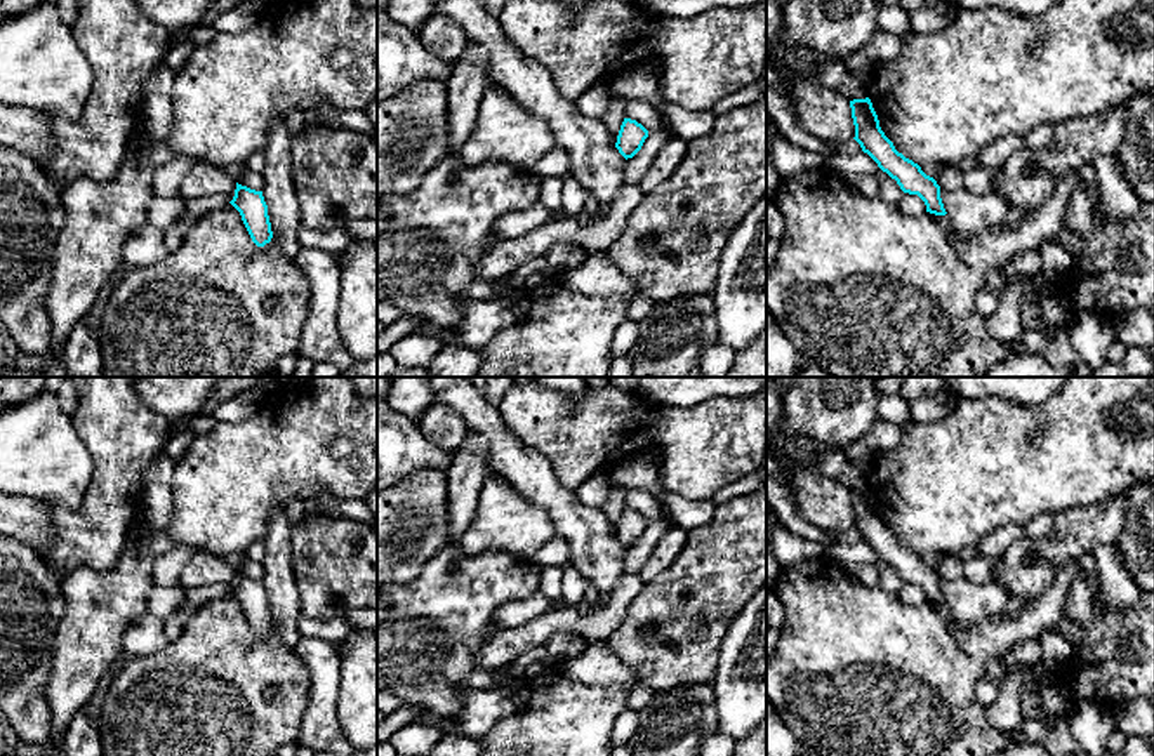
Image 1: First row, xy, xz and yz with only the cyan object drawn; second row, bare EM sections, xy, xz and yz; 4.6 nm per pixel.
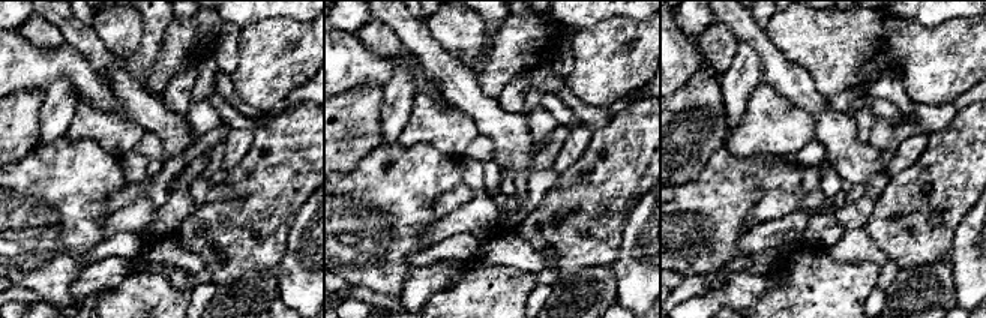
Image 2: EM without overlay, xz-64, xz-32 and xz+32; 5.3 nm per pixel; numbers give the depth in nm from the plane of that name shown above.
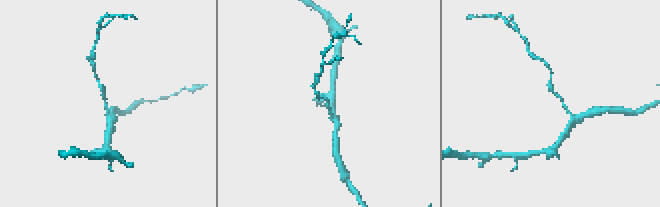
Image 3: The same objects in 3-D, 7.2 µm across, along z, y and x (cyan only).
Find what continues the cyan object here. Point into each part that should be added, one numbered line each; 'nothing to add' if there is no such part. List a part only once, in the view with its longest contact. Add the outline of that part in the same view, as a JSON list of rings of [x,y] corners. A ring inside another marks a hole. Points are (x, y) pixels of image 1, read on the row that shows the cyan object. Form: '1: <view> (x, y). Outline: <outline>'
nothing to add

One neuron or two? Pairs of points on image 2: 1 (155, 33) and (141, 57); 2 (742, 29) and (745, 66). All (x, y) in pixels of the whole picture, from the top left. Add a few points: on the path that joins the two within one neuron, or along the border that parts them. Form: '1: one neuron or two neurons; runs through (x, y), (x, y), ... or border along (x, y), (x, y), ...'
1: one neuron; runs through (152, 39), (147, 51)
2: two neurons; border along (739, 39), (757, 51), (763, 72)

